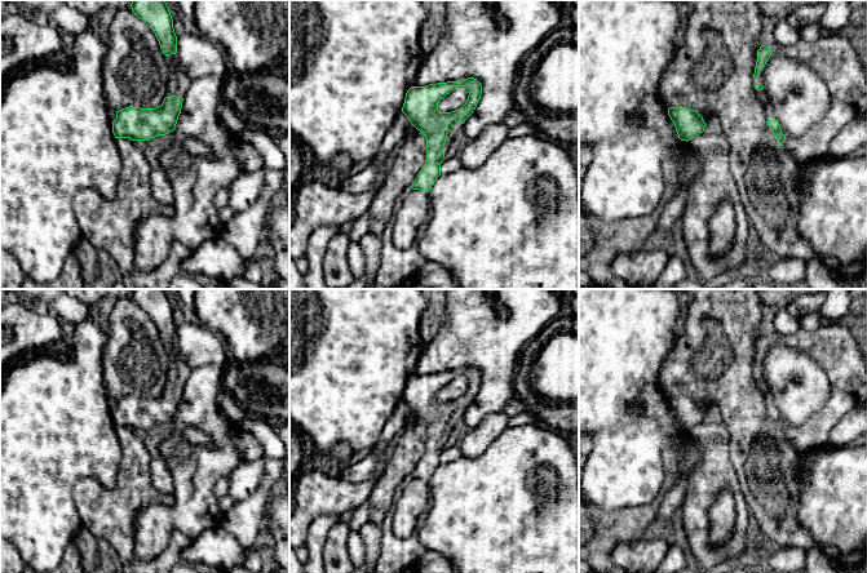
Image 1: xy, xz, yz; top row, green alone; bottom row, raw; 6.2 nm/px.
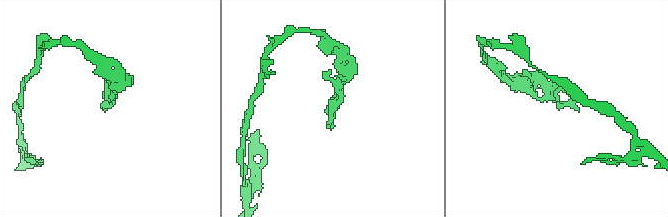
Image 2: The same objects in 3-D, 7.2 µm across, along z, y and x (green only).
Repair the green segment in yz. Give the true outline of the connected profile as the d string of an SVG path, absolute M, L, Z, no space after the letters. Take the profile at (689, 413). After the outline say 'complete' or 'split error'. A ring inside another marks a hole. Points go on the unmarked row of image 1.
M669 396L668 404L681 430L690 430L704 421L705 412L698 400L687 396Z; complete

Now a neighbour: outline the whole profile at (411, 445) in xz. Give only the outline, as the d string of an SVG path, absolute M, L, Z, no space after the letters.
M408 416L395 447L390 452L385 471L368 497L370 521L381 524L393 503L398 485L412 474L426 449L426 427L415 416Z

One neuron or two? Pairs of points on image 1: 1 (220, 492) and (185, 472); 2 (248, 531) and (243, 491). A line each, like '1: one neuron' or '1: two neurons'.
1: two neurons
2: two neurons

